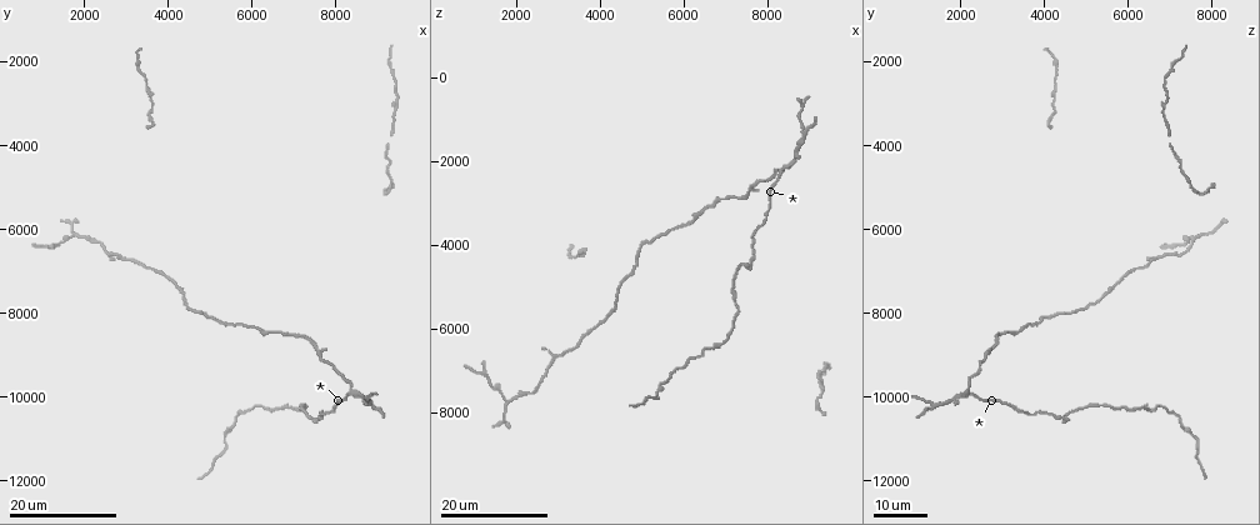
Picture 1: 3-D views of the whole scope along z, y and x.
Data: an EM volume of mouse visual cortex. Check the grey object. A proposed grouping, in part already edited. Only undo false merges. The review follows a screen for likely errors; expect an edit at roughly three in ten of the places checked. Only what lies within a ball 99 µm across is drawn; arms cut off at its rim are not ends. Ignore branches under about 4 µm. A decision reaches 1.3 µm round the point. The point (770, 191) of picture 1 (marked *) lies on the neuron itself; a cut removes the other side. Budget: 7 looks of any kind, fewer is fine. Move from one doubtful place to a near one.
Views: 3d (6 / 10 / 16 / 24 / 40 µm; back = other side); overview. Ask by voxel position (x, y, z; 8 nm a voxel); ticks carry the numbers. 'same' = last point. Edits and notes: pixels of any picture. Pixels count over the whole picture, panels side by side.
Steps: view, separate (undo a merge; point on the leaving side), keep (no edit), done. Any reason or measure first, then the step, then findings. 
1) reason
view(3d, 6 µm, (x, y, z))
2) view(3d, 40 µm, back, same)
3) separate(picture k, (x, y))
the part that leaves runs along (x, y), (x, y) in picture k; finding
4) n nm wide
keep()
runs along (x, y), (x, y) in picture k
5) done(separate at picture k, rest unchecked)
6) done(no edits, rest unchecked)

two arms in line, one across
view(3d, 16 µm, (8900, 10150, 1400))

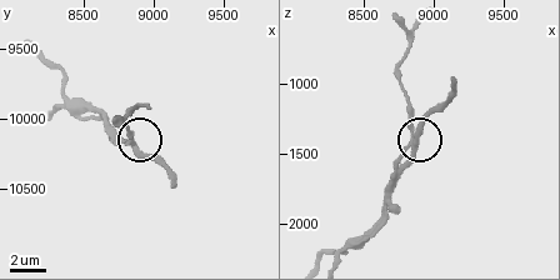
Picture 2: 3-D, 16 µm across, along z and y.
view(3d, 6 µm, same)

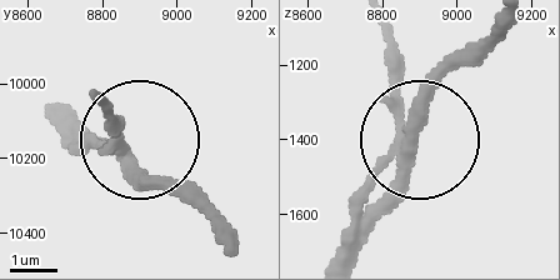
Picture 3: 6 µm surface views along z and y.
view(3d, 6 µm, back, same)

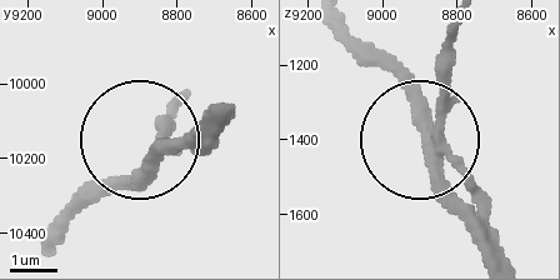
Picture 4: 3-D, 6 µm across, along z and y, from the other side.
side arm 5 µm
keep()
continuous, no second neuron

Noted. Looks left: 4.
three arms meet
view(3d, 24 µm, (8350, 9800, 2200))

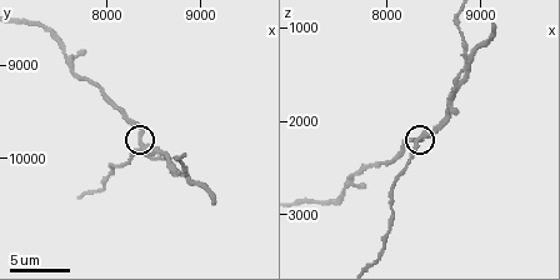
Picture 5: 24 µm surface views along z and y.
view(3d, 10 µm, (8400, 9900, 2200))

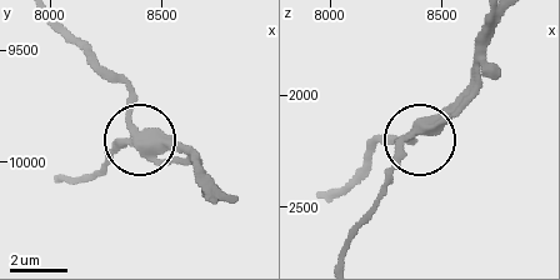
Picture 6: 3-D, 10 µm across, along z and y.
closer look
view(3d, 6 µm, (8390, 9860, 2170))

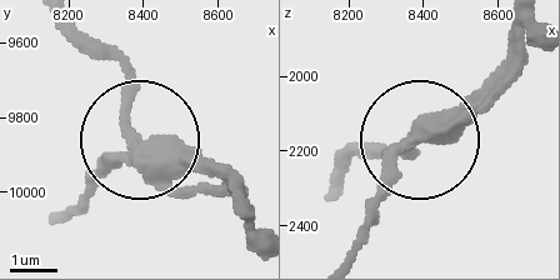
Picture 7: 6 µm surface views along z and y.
330 nm wide
keep()
all the same neuron

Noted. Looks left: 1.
done(no edits, rest unchecked)

